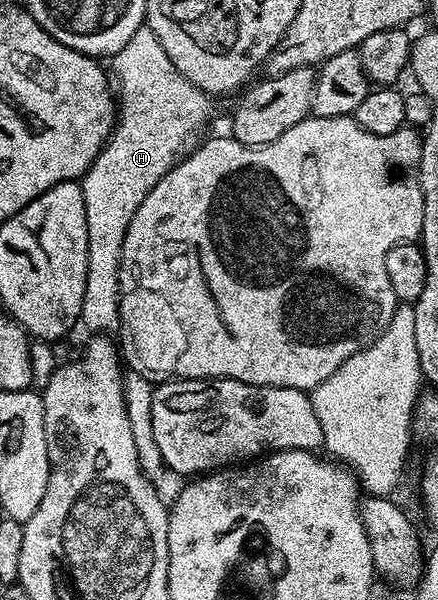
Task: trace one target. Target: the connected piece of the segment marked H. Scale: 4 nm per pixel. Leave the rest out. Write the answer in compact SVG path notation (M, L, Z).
M143 25L132 33L128 45L112 56L114 63L113 78L119 79L116 87L122 90L120 110L116 115L114 130L102 147L102 152L89 167L80 182L84 193L84 213L88 221L88 281L84 281L84 301L82 302L81 326L91 327L94 333L114 333L119 330L121 309L118 299L122 296L120 285L120 269L122 250L124 249L124 233L128 233L128 225L132 225L132 217L136 217L136 209L140 209L140 201L152 193L156 181L160 181L174 168L175 163L183 158L187 150L186 142L201 129L210 115L210 103L206 92L198 90L197 85L188 81L172 65L168 53L164 53L164 45L152 33L152 29Z

